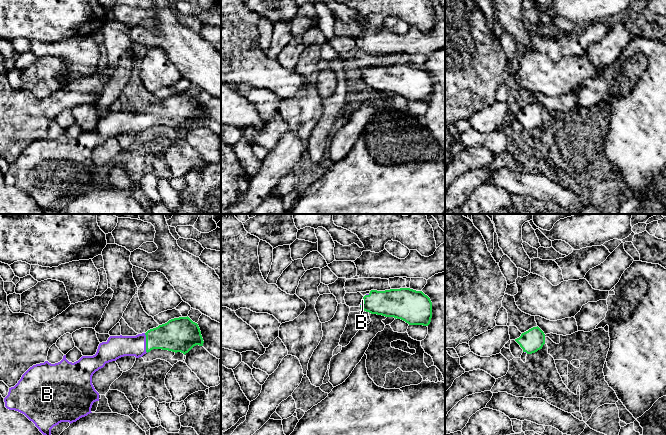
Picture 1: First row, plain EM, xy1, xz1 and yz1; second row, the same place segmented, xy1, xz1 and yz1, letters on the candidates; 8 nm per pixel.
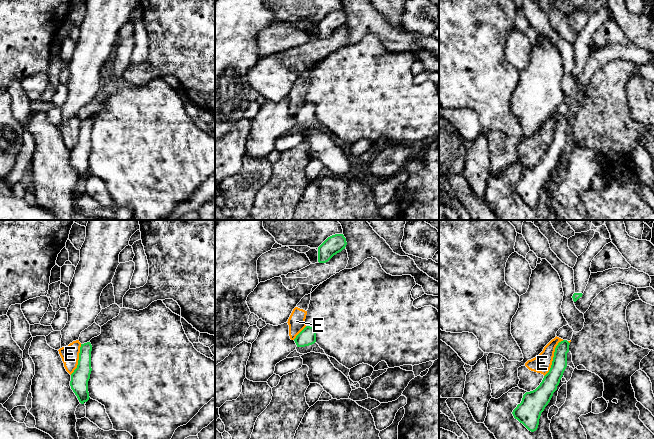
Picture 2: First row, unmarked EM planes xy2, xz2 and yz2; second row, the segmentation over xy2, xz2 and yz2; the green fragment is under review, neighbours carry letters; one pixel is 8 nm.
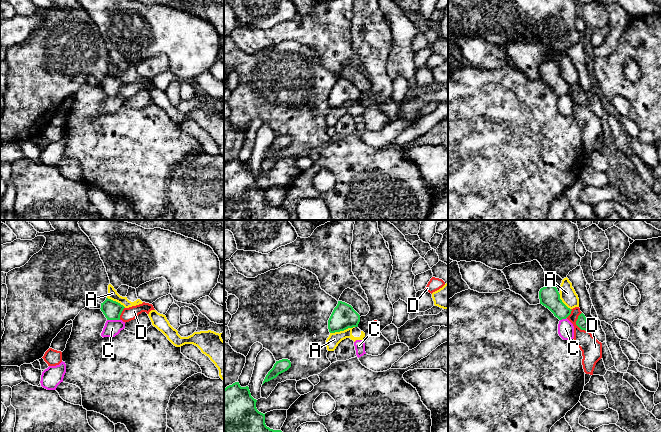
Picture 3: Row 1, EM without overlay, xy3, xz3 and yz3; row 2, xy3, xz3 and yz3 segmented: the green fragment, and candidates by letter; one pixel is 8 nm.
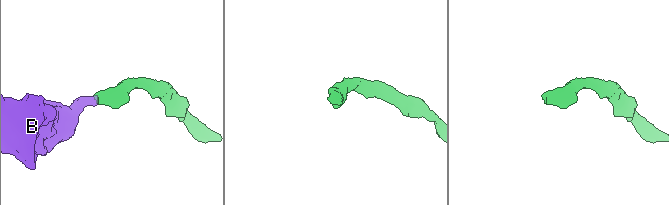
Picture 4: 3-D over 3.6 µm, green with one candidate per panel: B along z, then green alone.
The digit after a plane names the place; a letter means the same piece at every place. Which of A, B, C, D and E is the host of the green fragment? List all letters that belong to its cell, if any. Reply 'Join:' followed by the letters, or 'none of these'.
Join: B

